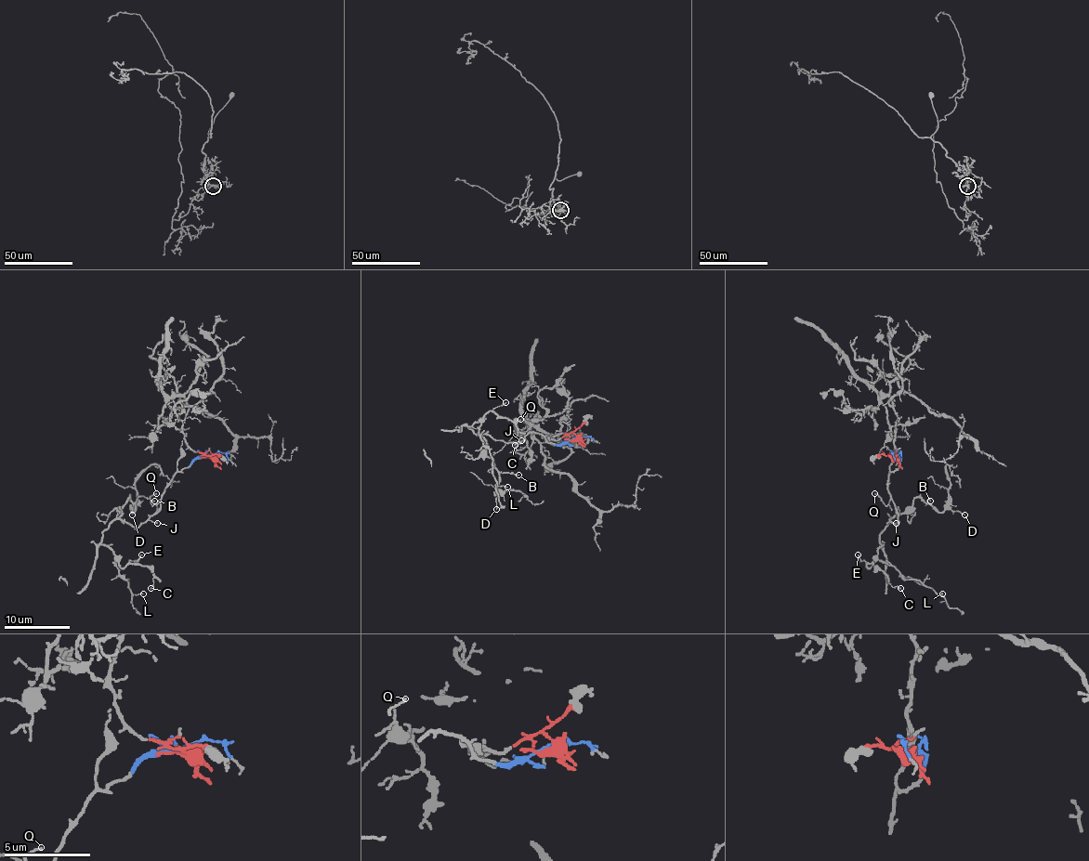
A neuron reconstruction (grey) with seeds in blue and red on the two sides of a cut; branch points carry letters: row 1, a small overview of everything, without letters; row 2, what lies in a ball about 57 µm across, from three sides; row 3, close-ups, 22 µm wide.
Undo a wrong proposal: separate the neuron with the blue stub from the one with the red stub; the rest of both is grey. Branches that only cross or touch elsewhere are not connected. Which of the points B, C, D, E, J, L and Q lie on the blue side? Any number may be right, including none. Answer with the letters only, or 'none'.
B, C, D, E, J, L, Q

